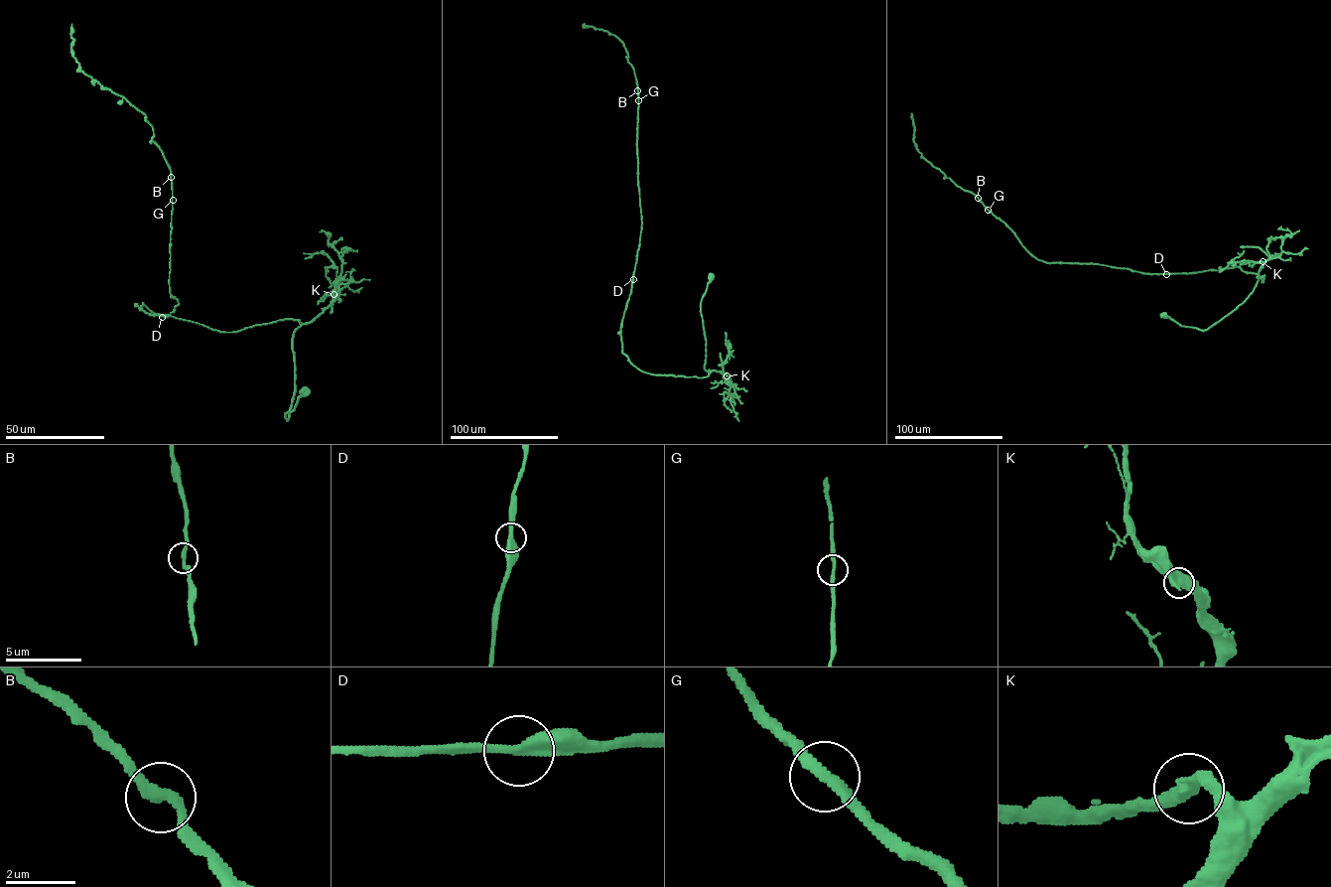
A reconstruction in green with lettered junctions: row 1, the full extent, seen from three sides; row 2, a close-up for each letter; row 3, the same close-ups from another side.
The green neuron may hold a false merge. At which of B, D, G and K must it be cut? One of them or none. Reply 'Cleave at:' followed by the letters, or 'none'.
Cleave at: none

